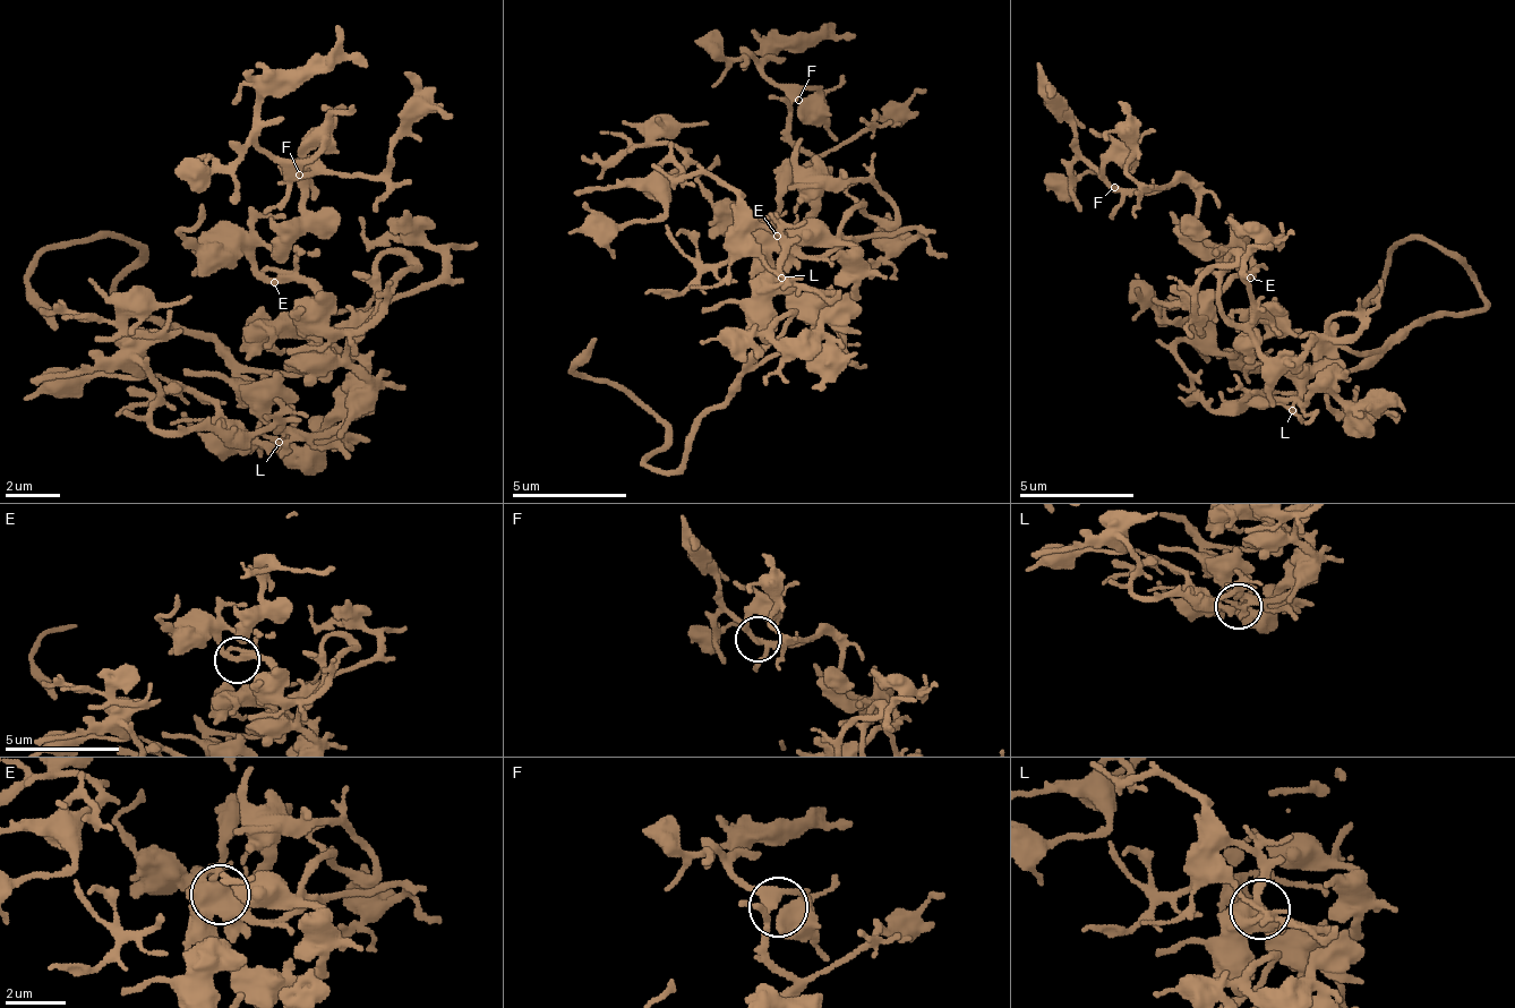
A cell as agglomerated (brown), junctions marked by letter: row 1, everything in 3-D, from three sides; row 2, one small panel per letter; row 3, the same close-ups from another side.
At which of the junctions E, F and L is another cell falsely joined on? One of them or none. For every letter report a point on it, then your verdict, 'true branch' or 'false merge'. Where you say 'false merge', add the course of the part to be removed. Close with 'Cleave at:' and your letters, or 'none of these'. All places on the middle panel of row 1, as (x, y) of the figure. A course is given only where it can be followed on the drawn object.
E: at (777, 236); true branch
F: at (798, 100); true branch
L: at (781, 278); true branch
Cleave at: none of these

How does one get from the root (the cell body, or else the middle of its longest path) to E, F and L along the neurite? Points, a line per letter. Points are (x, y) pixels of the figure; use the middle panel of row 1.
E: (862, 208), (873, 220), (890, 220), (896, 214), (867, 179), (828, 179), (821, 197), (776, 237)
F: (862, 208), (896, 214), (867, 179), (828, 179), (787, 231), (759, 231), (804, 168), (798, 100)
L: (862, 208), (839, 231), (856, 254), (856, 283), (798, 340), (770, 351), (770, 295), (781, 278)

